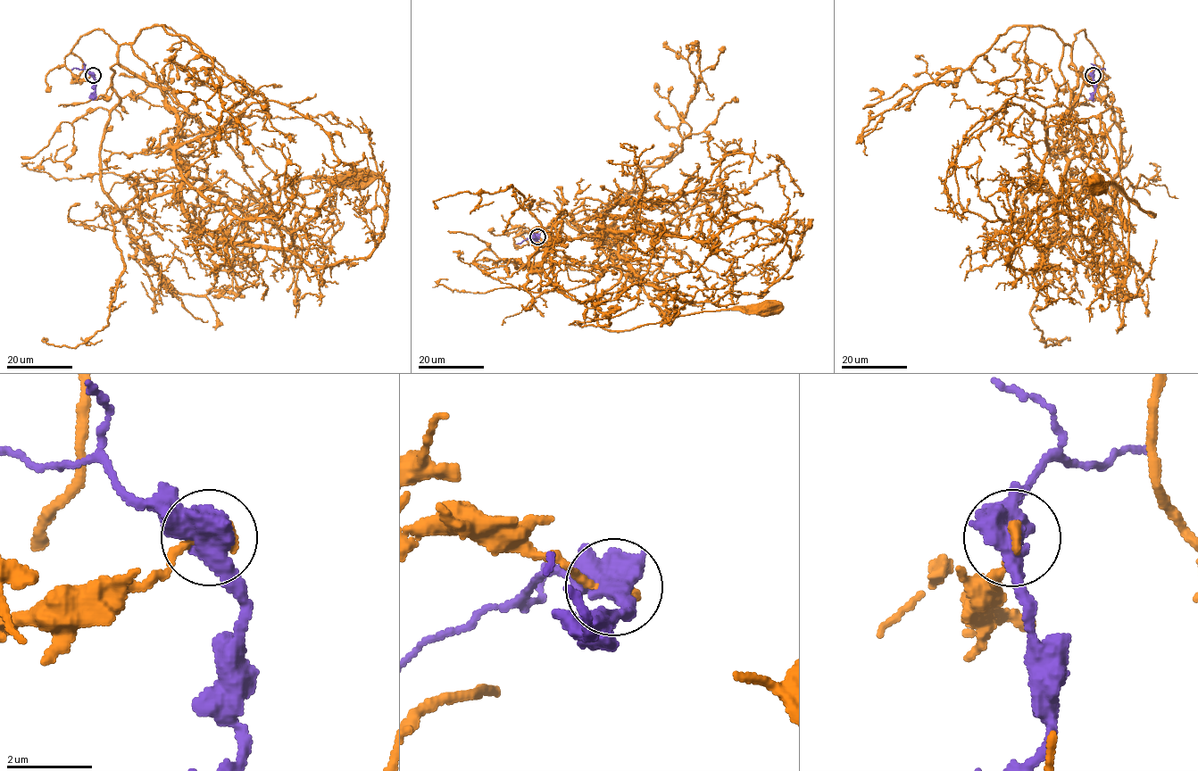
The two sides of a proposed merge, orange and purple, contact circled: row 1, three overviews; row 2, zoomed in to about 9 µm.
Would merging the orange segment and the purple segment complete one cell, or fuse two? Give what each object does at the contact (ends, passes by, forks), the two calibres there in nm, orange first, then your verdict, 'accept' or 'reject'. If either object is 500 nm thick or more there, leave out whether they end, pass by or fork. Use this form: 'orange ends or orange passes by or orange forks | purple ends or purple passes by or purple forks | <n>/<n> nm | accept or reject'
280/600 nm | reject

